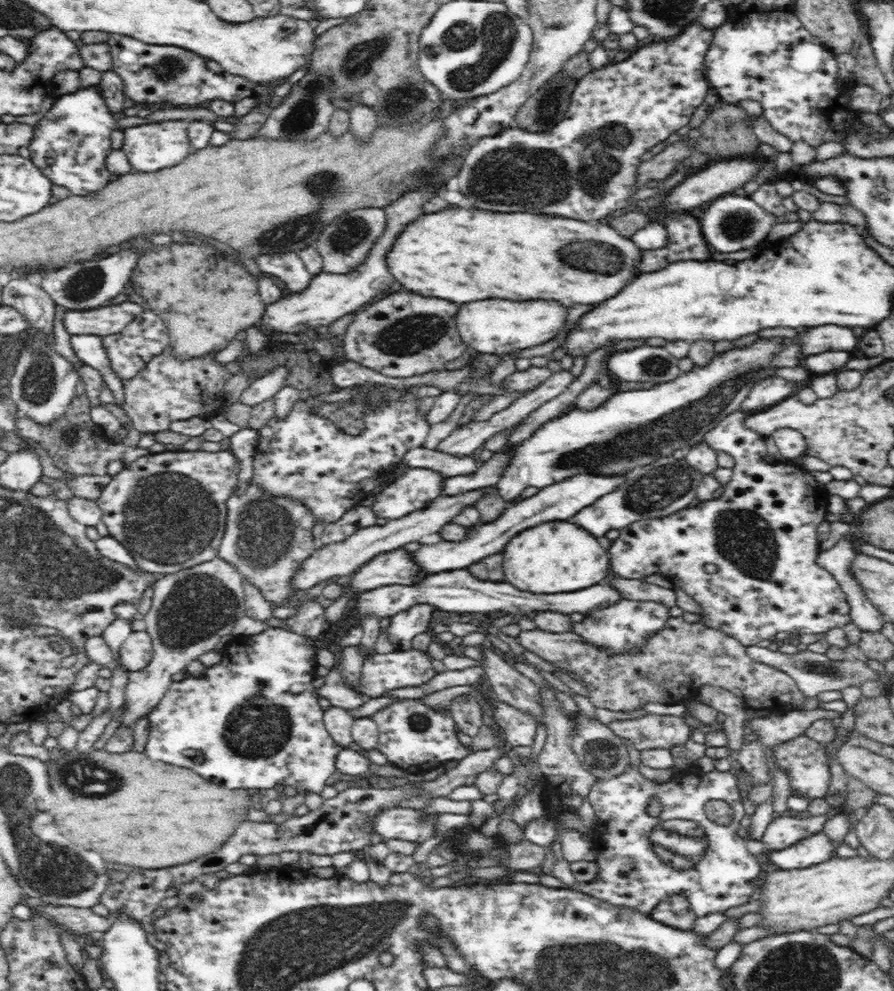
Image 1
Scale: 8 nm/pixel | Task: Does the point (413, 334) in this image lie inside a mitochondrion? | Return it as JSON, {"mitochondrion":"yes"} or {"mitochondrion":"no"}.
{"mitochondrion":"yes"}

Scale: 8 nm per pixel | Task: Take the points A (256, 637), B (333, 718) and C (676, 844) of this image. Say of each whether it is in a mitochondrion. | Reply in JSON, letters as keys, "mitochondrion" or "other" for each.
{"A":"other","B":"other","C":"mitochondrion"}

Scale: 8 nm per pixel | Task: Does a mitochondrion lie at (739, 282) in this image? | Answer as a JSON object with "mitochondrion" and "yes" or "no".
{"mitochondrion":"no"}

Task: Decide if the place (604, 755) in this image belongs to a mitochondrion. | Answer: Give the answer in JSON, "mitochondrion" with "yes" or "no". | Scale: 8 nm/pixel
{"mitochondrion":"yes"}

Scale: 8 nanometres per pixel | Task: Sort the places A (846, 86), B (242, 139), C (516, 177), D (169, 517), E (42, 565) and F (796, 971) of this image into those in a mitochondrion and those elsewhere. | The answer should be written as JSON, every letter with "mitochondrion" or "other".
{"A":"other","B":"other","C":"mitochondrion","D":"mitochondrion","E":"mitochondrion","F":"mitochondrion"}

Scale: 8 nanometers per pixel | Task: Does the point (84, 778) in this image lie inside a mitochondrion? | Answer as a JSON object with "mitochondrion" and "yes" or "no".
{"mitochondrion":"yes"}

